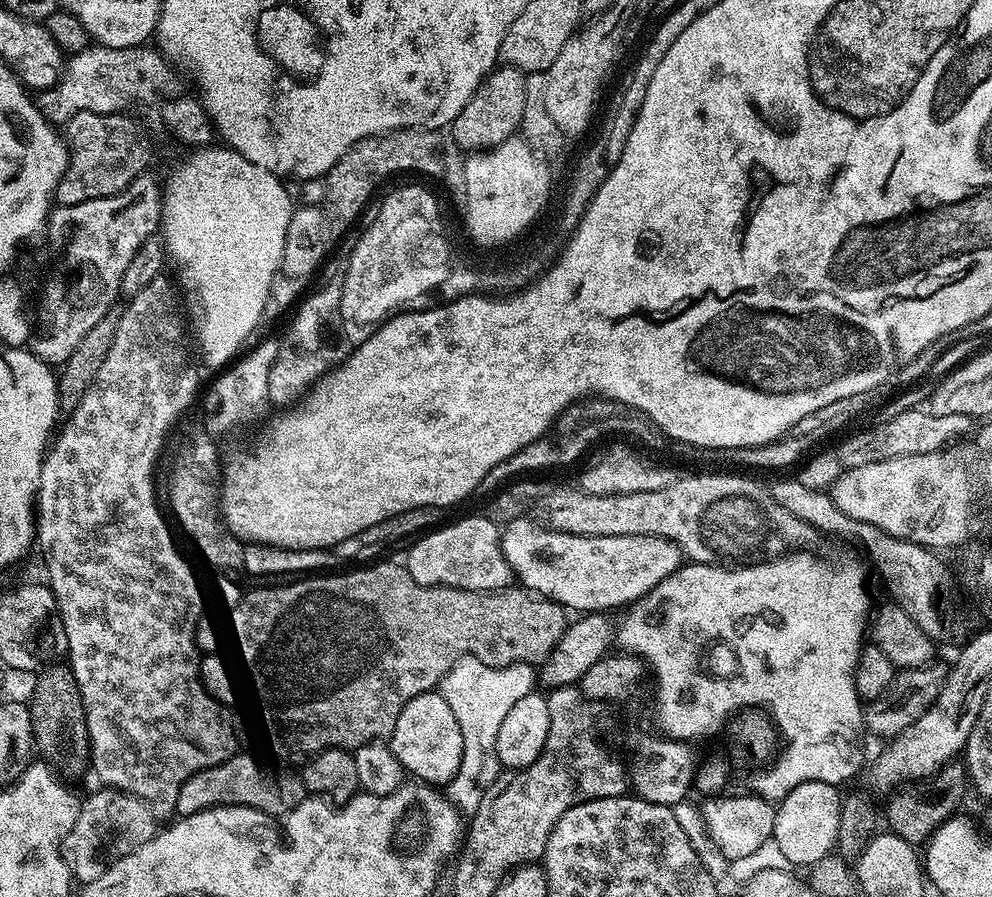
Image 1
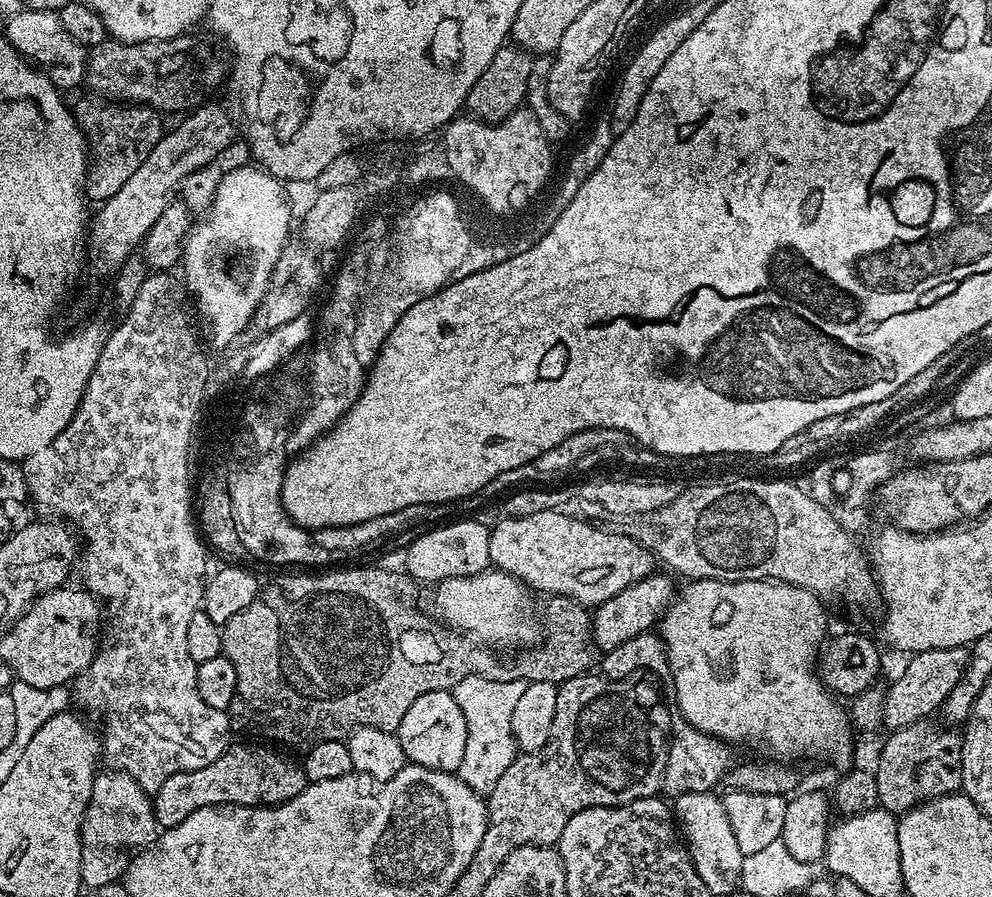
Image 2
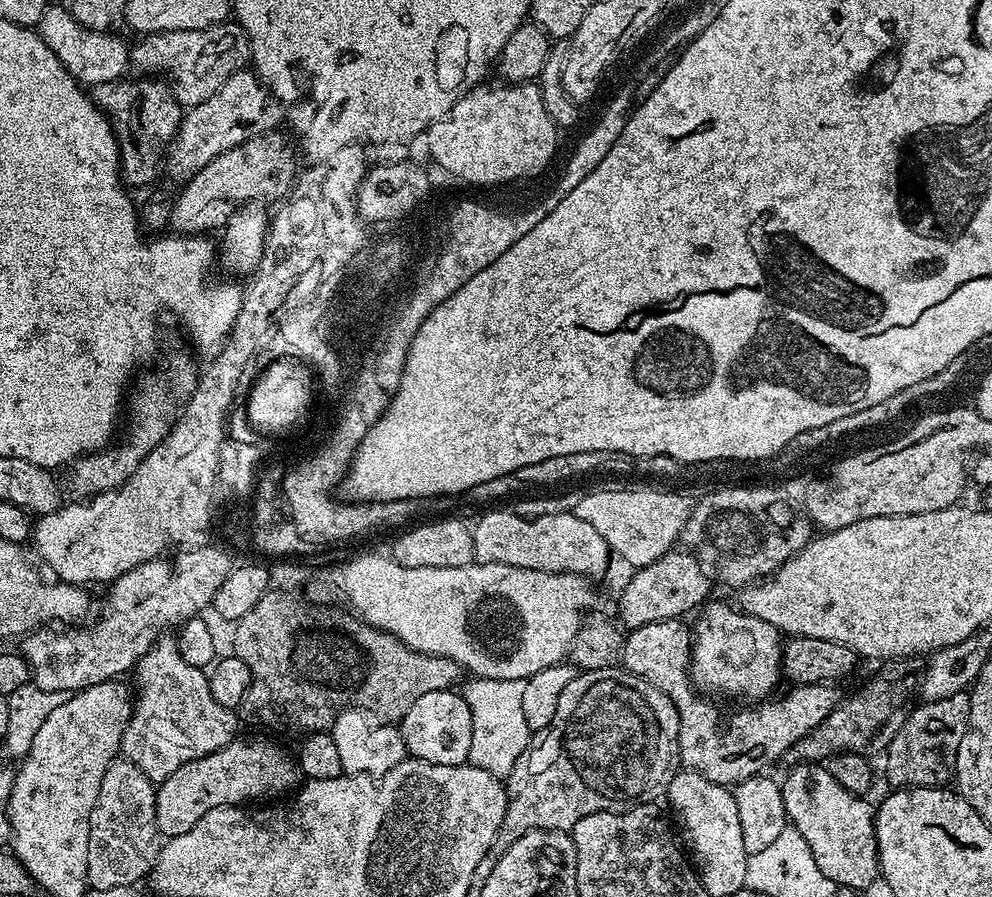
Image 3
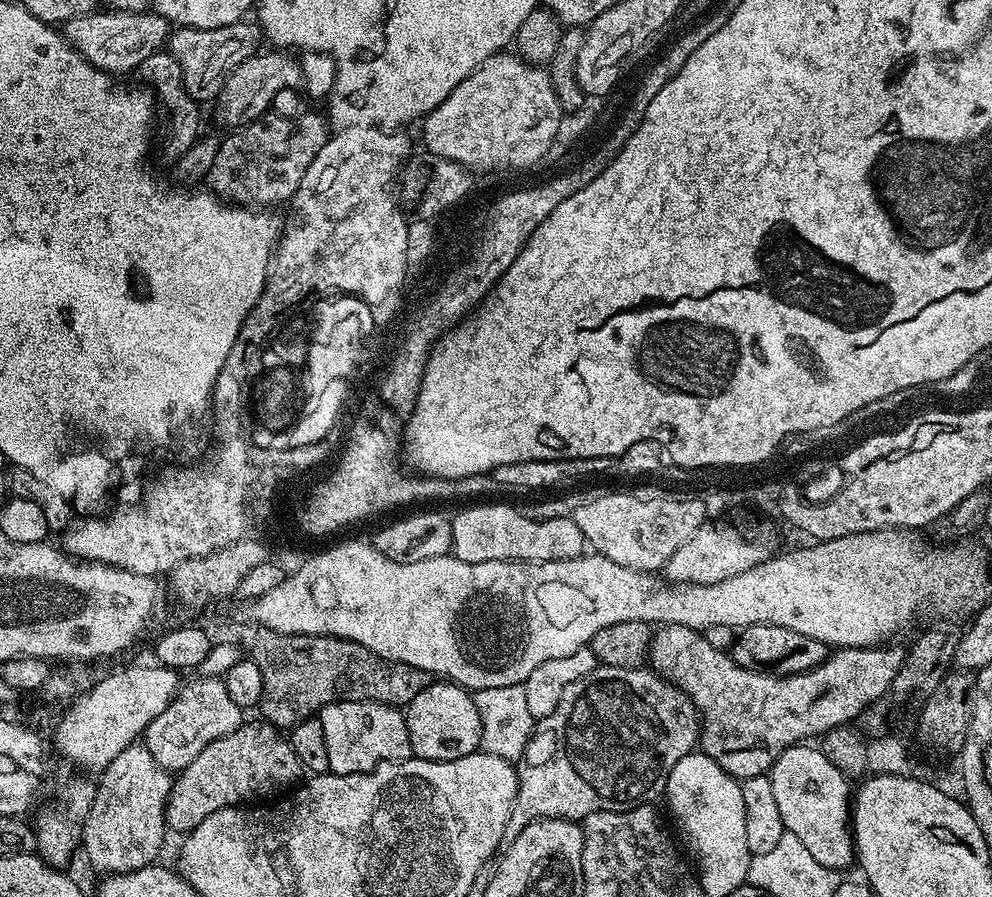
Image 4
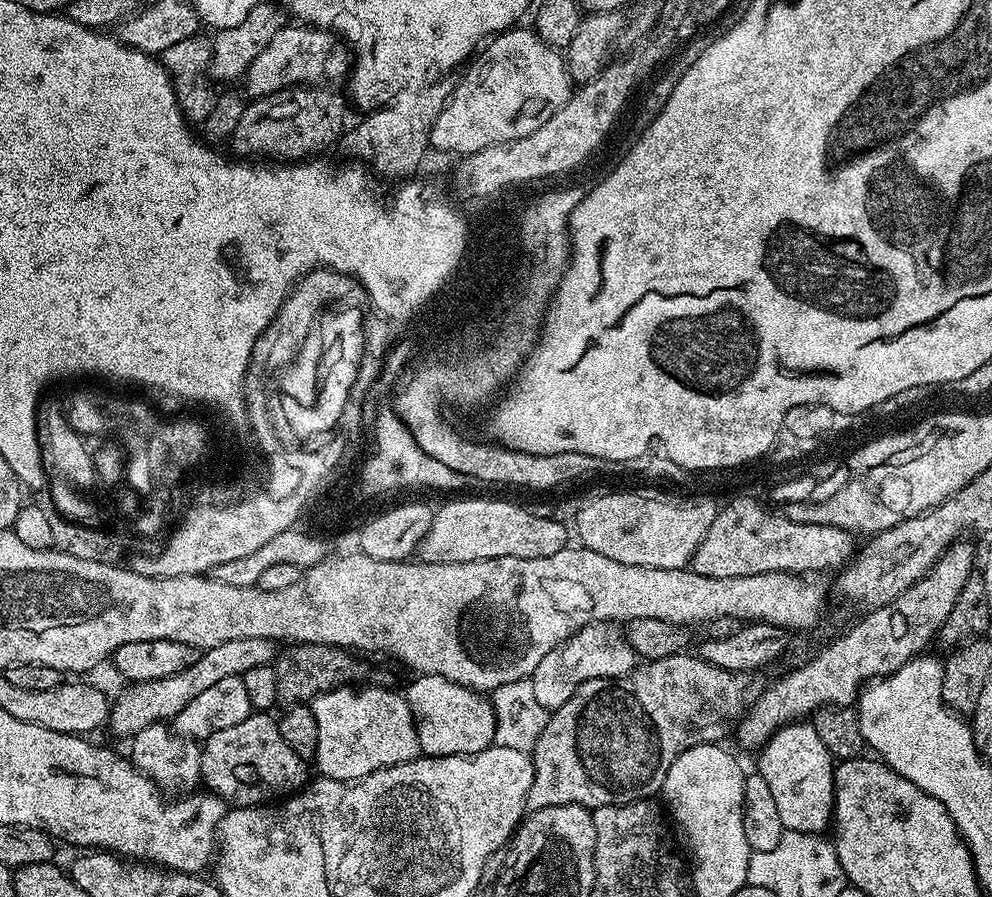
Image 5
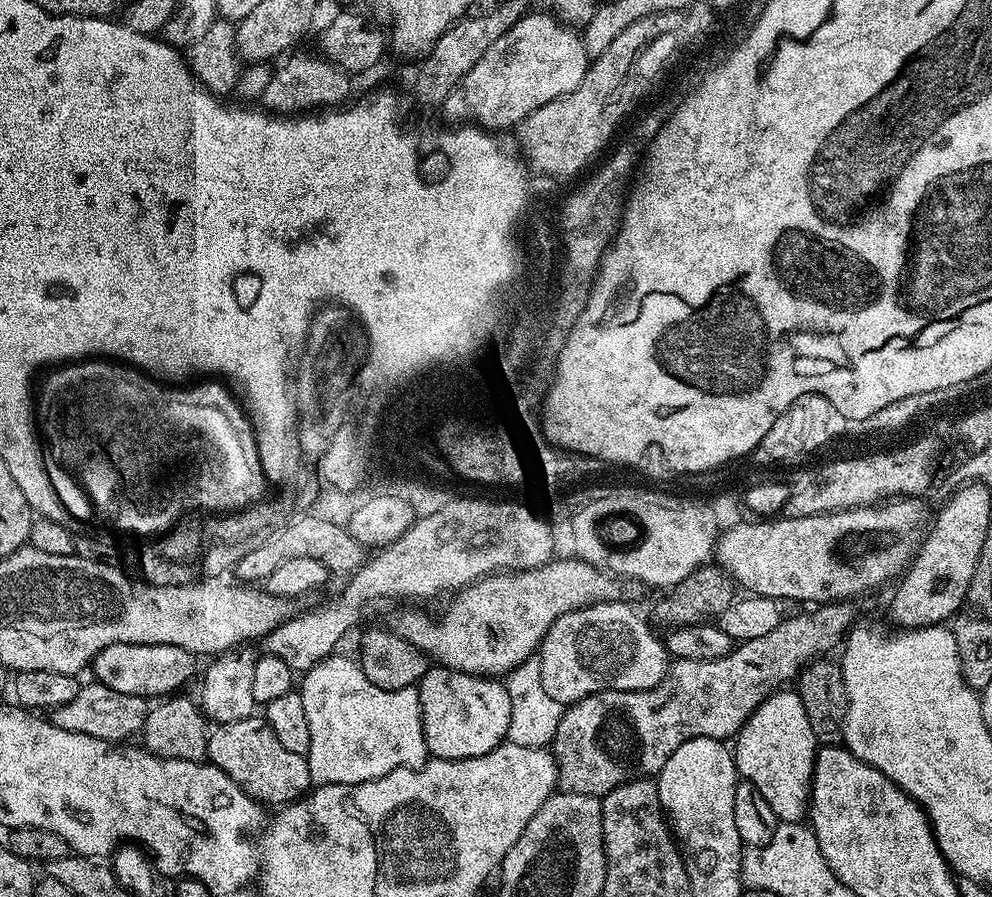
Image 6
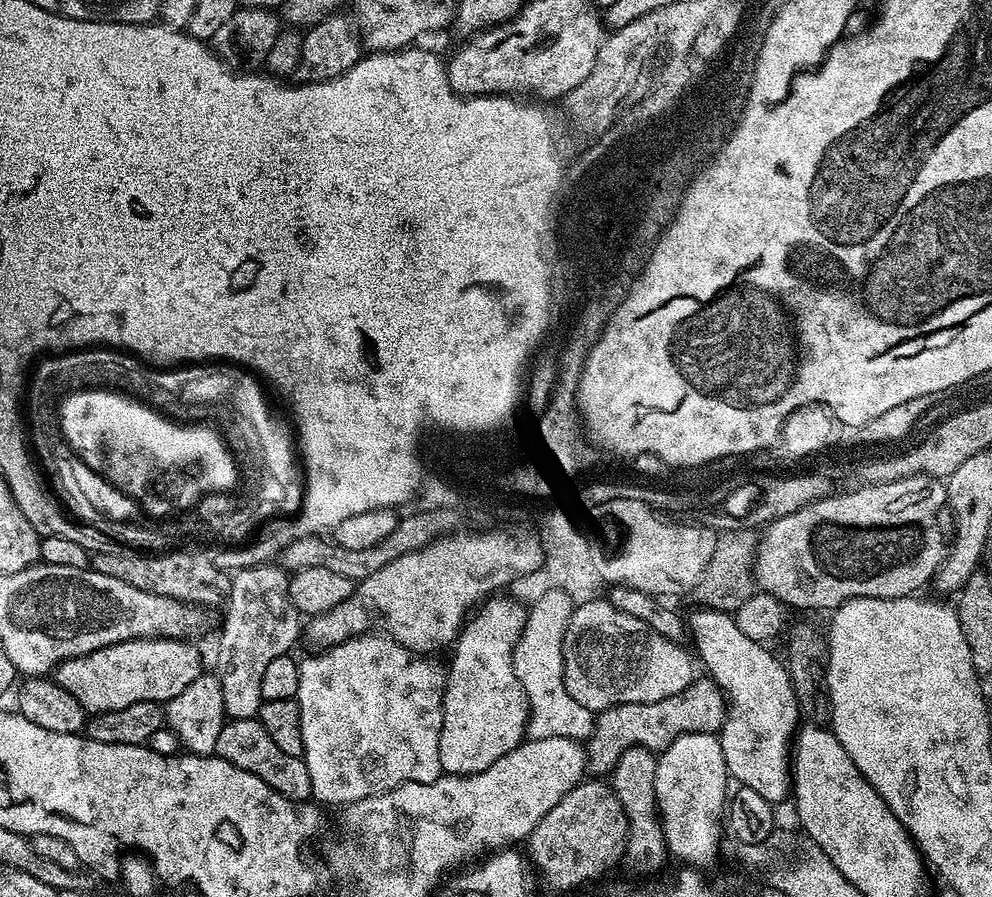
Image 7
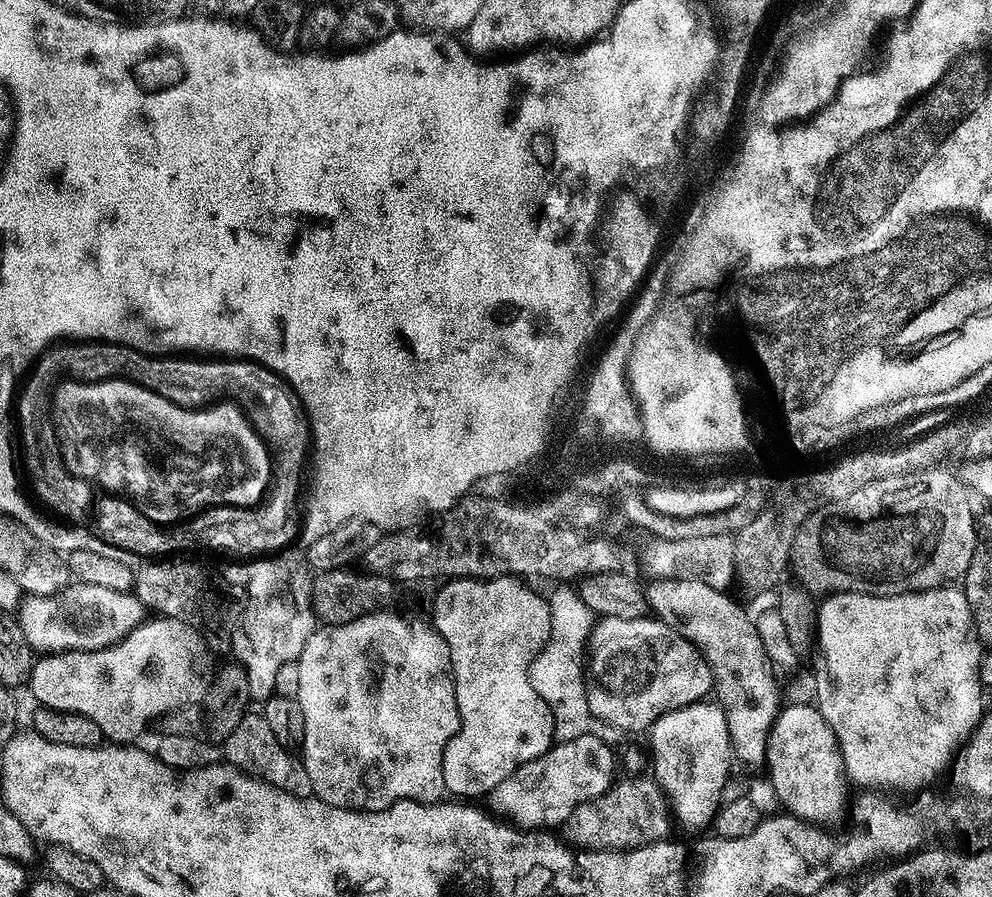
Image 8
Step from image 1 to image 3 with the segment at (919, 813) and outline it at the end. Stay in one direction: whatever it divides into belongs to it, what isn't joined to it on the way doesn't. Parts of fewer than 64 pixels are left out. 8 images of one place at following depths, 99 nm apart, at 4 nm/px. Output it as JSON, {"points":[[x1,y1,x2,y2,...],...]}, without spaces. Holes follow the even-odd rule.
{"points":[[967,691,950,698,920,702,909,711,898,734,886,750,888,780,896,788,943,788,956,775,958,746,968,732,970,695]]}

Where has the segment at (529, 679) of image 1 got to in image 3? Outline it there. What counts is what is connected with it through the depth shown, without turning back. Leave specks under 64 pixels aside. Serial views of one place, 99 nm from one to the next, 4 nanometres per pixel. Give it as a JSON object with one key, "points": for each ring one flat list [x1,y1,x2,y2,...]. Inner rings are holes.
{"points":[[477,676,462,688,466,706,470,706,472,733,468,763,495,776,506,778,514,770,514,762,530,747,530,729,526,714,522,714,522,680,495,680]]}

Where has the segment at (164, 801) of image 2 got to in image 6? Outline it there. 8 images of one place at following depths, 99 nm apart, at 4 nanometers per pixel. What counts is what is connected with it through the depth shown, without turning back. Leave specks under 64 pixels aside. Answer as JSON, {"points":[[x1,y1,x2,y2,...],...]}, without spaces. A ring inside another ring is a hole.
{"points":[[253,714,229,724,216,724,208,734,207,763,218,766,222,774,234,778,238,786,250,798,254,798,261,805,276,804,283,806,300,799,313,787,308,757,293,754,278,742,274,730,264,721,263,715]]}

